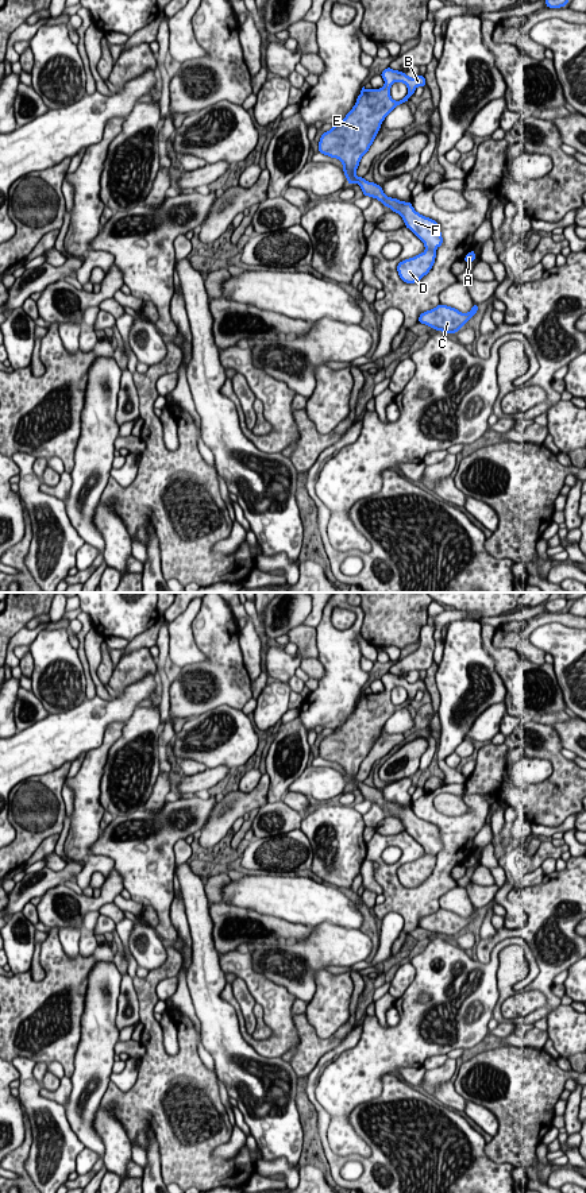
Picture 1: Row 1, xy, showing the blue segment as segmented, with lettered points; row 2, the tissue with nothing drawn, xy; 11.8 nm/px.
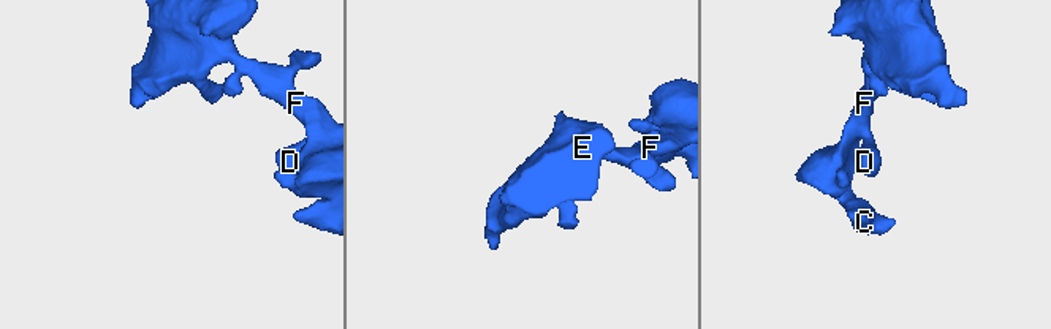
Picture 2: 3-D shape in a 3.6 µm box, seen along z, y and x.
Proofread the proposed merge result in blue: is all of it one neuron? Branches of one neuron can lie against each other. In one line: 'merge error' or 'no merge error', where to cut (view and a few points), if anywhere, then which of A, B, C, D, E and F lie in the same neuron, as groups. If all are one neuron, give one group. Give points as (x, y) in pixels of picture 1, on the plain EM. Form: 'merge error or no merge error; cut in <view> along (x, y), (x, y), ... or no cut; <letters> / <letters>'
no merge error; no cut; A B C D E F

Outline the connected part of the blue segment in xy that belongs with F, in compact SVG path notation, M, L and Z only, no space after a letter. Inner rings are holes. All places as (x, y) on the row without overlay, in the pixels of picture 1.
M386 672L381 682L385 690L379 694L361 695L352 714L346 722L324 737L319 746L319 757L336 762L343 768L342 775L348 789L358 788L363 800L374 802L385 811L398 818L405 831L409 833L423 848L425 856L398 868L400 883L406 888L415 888L429 877L435 868L436 853L442 850L443 842L439 829L415 815L412 807L400 806L388 802L381 789L366 785L355 779L362 761L369 756L375 740L378 738L385 722L400 709L406 707L415 699L417 691L425 691L425 682L416 680L410 683L404 676ZM394 687L404 687L408 699L394 706L390 700L390 692Z

